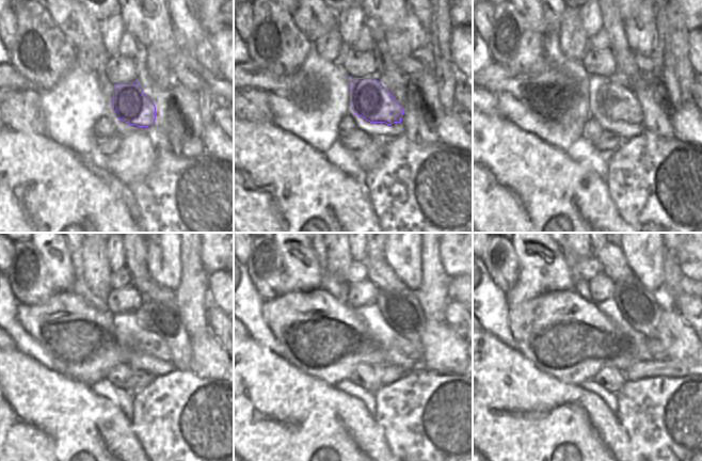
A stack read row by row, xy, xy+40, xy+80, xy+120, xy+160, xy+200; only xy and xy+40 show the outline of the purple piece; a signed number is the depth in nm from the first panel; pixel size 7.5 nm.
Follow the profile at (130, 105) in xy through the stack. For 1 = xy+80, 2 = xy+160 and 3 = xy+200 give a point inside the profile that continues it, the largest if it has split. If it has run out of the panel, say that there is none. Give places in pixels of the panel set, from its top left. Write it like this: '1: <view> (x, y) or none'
1: xy+80 (607, 98)
2: xy+160 (394, 342)
3: xy+200 (648, 349)

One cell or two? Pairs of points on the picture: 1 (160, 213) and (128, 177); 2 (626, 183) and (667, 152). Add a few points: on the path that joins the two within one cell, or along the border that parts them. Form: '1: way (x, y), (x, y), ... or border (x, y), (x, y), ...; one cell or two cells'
1: border (153, 167), (139, 181), (130, 187); two cells
2: way (636, 183), (657, 161); one cell

